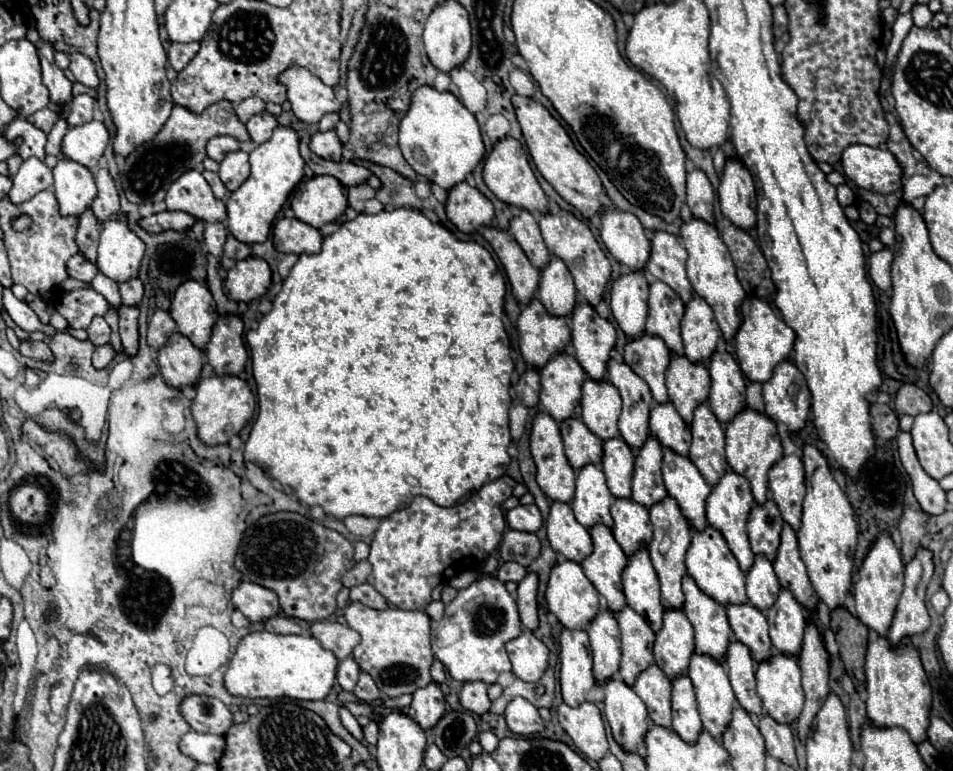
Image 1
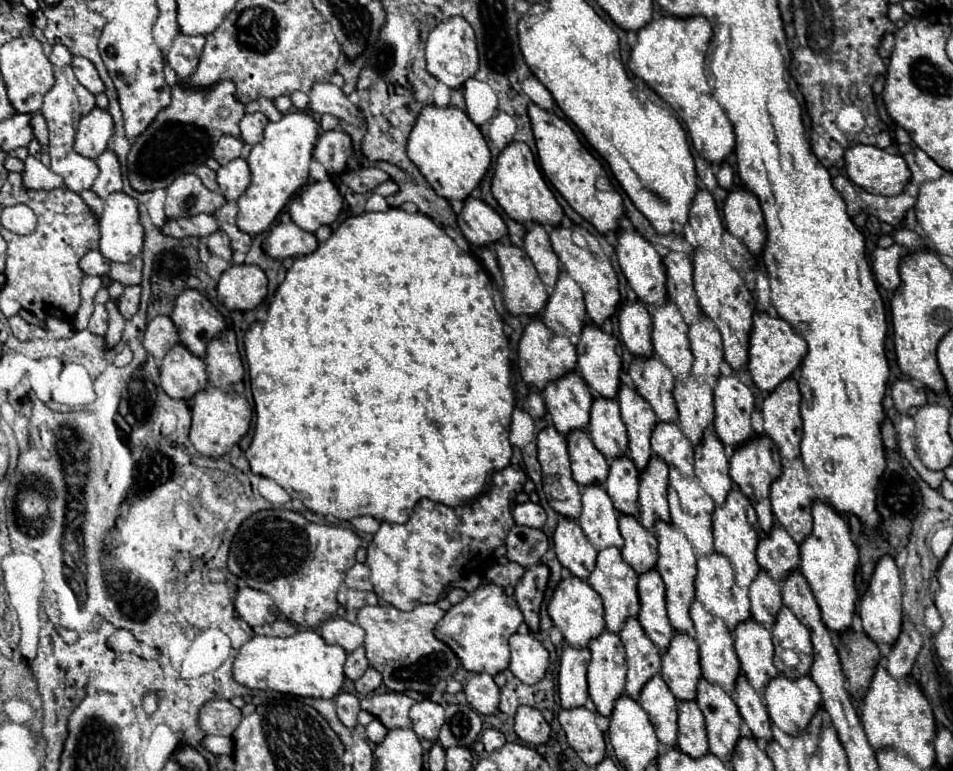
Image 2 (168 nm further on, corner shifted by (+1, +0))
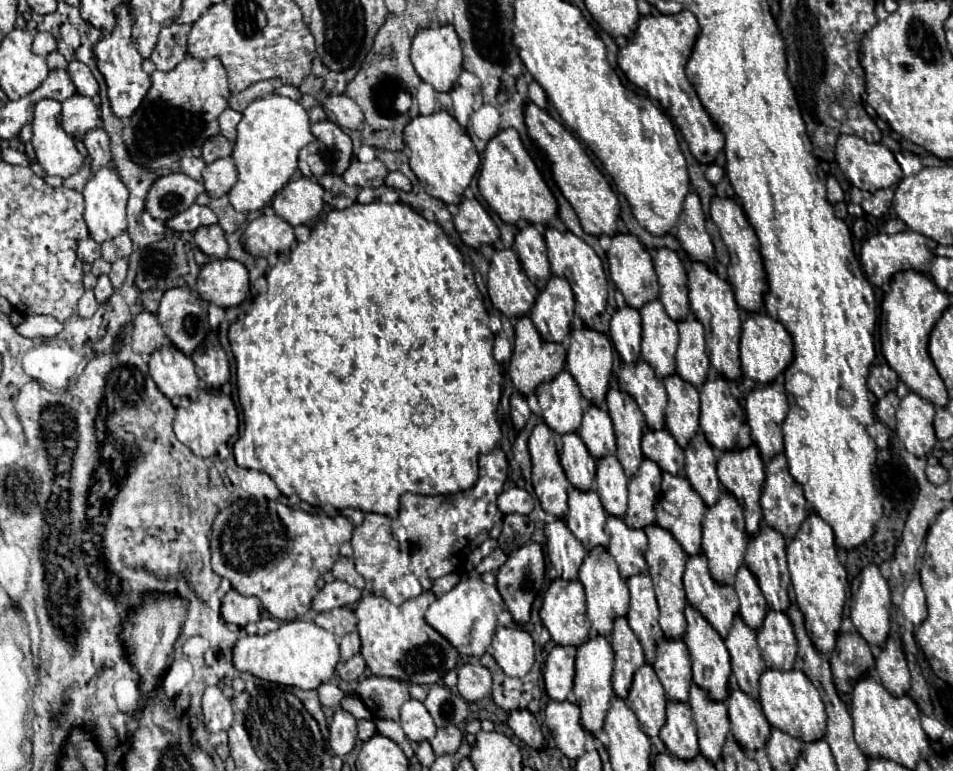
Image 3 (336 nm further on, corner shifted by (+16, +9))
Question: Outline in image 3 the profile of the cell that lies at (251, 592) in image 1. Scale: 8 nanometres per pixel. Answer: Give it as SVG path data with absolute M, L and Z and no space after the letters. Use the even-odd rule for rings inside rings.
M230 589L222 599L222 617L226 623L244 627L246 623L260 621L260 601L256 597L246 597Z

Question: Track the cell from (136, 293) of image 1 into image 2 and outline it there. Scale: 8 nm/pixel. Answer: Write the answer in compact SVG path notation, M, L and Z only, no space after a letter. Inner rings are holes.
M135 258L133 262L127 262L127 264L113 262L109 276L111 276L111 280L121 282L123 286L133 286L133 284L141 284L141 270L143 270L141 258Z

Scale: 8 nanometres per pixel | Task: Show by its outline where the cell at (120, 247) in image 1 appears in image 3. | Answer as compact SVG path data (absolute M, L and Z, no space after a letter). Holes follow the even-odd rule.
M102 167L100 171L96 171L84 191L84 221L88 225L90 237L96 243L104 243L110 241L112 237L118 237L120 233L126 231L126 201L128 201L128 189L124 187L124 183L120 181L118 173L112 167Z

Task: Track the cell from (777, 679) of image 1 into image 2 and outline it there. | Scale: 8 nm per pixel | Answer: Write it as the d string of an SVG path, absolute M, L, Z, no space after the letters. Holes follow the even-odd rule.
M777 674L763 690L771 724L787 734L801 734L815 710L821 706L821 692L809 676L787 678Z

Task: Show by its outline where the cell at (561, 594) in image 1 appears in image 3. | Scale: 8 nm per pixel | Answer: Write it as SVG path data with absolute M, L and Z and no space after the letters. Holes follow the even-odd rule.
M556 579L546 591L538 615L556 645L580 645L590 637L580 581Z

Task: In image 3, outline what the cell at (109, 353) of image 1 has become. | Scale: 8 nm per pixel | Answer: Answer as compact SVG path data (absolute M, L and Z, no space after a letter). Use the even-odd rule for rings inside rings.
M106 275L98 277L98 285L94 287L94 297L96 297L96 301L98 301L98 303L104 303L104 301L108 301L108 299L112 297L112 293L114 293L114 289L112 289L112 285L110 285L110 279L108 279Z

